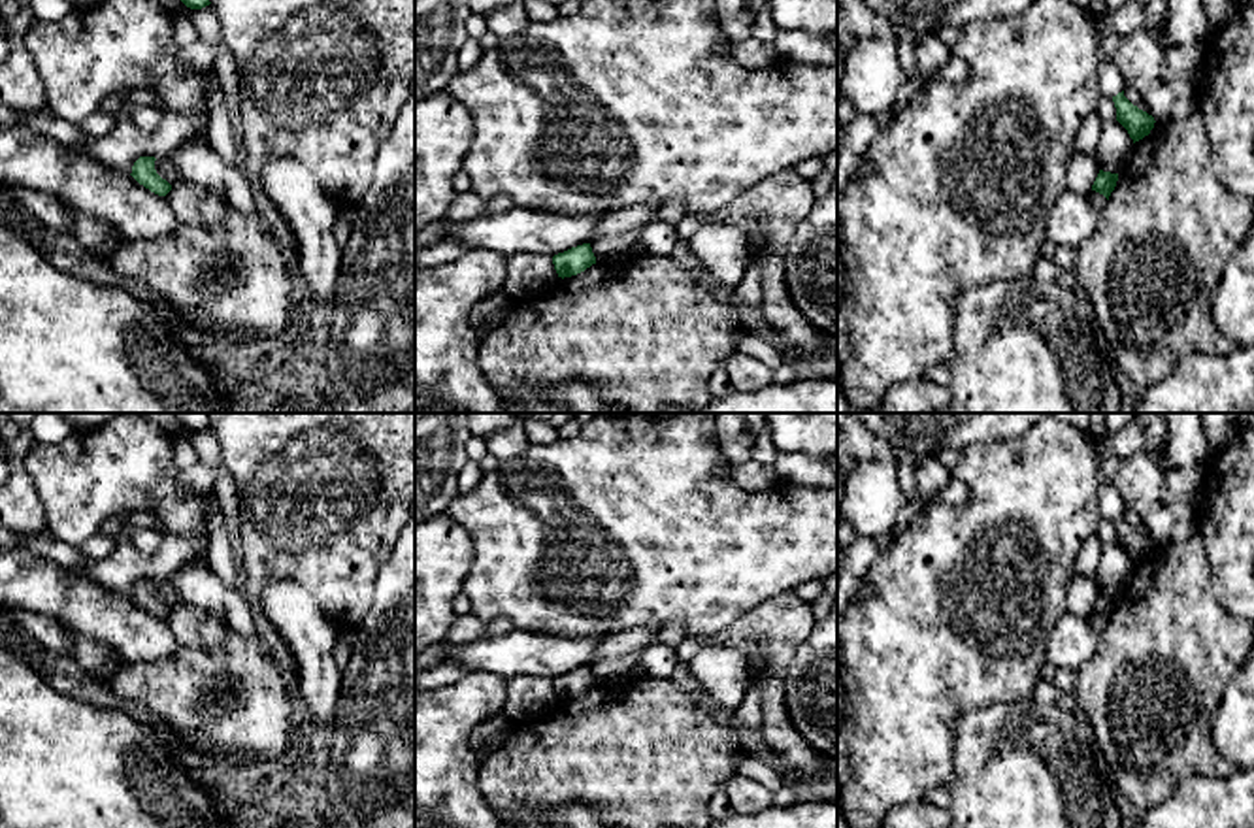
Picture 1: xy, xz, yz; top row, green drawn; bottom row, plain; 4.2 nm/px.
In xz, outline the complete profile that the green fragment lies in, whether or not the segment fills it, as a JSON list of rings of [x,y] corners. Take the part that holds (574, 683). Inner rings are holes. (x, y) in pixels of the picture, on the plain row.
[[[583,666],[564,675],[554,677],[553,687],[558,700],[564,702],[564,700],[577,698],[585,694],[586,690],[590,690],[592,687],[596,687],[596,679],[592,675],[590,666]]]

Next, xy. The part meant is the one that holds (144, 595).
[[[140,579],[132,588],[132,600],[158,619],[166,619],[172,607],[155,592],[155,579]]]

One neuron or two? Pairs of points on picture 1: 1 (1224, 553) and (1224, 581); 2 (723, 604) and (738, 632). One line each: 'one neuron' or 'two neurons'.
1: one neuron
2: two neurons

